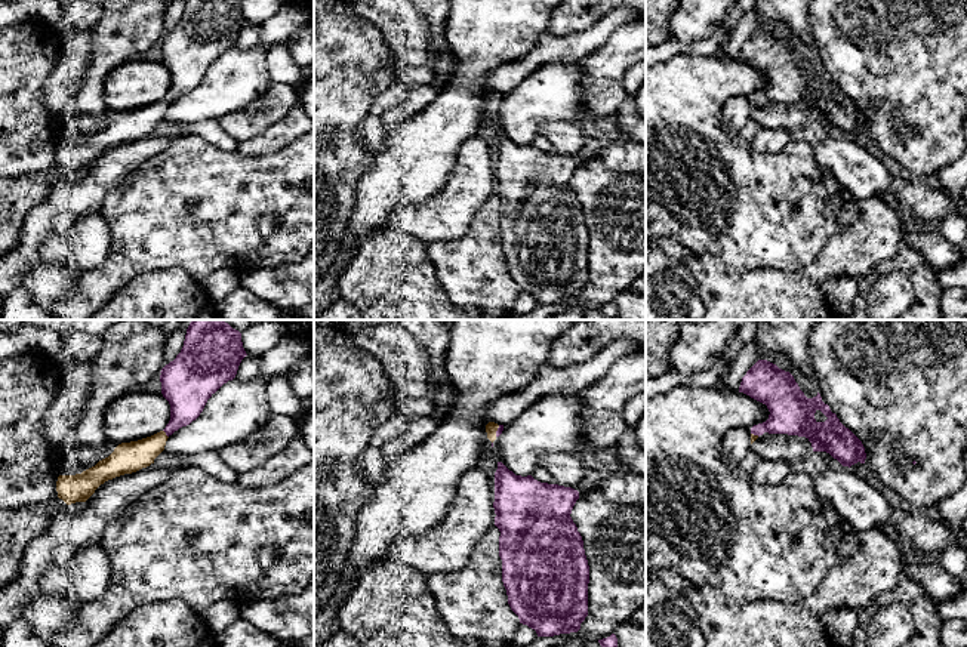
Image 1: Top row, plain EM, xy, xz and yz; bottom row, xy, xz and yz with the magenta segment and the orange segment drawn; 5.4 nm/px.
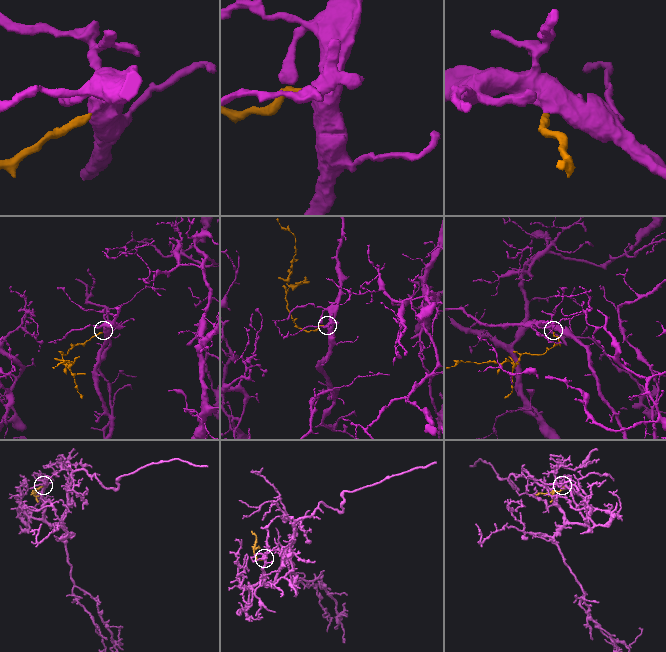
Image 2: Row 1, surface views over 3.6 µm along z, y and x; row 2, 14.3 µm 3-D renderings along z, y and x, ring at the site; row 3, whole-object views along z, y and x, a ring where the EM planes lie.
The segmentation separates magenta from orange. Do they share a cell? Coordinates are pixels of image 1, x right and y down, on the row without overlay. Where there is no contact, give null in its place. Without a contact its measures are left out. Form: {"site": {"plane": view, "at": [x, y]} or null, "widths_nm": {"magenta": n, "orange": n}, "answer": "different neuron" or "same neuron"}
{"site": {"plane": "xy", "at": [166, 102]}, "widths_nm": {"magenta": 220, "orange": 170}, "answer": "same neuron"}

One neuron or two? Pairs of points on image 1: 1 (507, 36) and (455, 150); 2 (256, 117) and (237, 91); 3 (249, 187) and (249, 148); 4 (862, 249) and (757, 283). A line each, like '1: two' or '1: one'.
1: one
2: two
3: two
4: one

